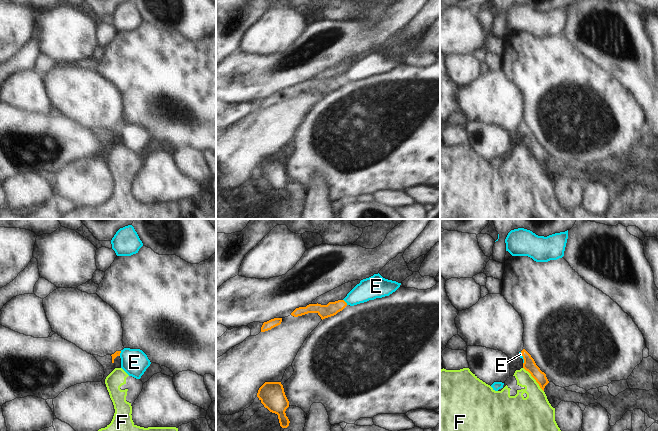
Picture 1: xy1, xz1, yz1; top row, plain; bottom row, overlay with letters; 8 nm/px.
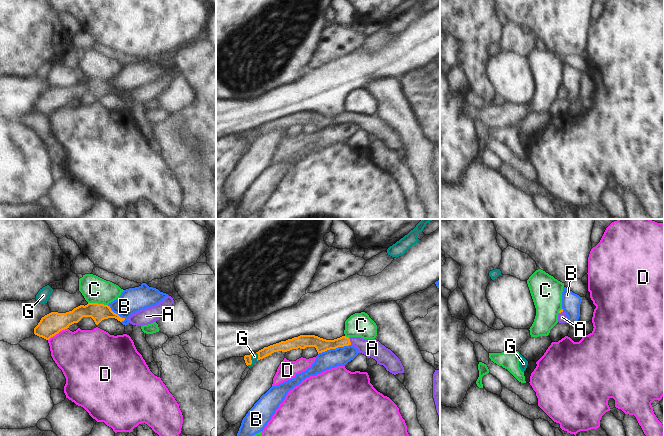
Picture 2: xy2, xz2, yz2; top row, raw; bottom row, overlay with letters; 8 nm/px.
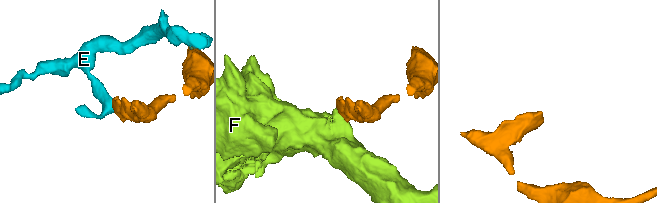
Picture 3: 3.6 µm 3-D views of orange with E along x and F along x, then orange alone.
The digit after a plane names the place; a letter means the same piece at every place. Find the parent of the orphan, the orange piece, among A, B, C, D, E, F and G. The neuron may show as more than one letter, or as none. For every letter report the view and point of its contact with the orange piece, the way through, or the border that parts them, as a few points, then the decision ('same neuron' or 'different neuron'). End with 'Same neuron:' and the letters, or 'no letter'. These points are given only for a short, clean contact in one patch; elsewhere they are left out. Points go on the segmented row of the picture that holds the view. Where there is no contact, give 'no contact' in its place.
A: xz2 (349, 341) | across xz2 (321, 345), (349, 341), (356, 341), (372, 348) | same neuron
B: xz2 (334, 348) | along xz2 (350, 344), (330, 348), (318, 354) | different neuron
C: xy2 (97, 303) | along xy2 (88, 302), (107, 305) | different neuron
D: xy2 (57, 333) | different neuron
E: xz1 (345, 302) | along xz1 (343, 299), (347, 304) | different neuron
F: yz1 (534, 378) | along yz1 (523, 367), (543, 391) | different neuron
G: xz2 (251, 361) | along xz2 (251, 354), (251, 363), (247, 365) | different neuron
Same neuron: A

